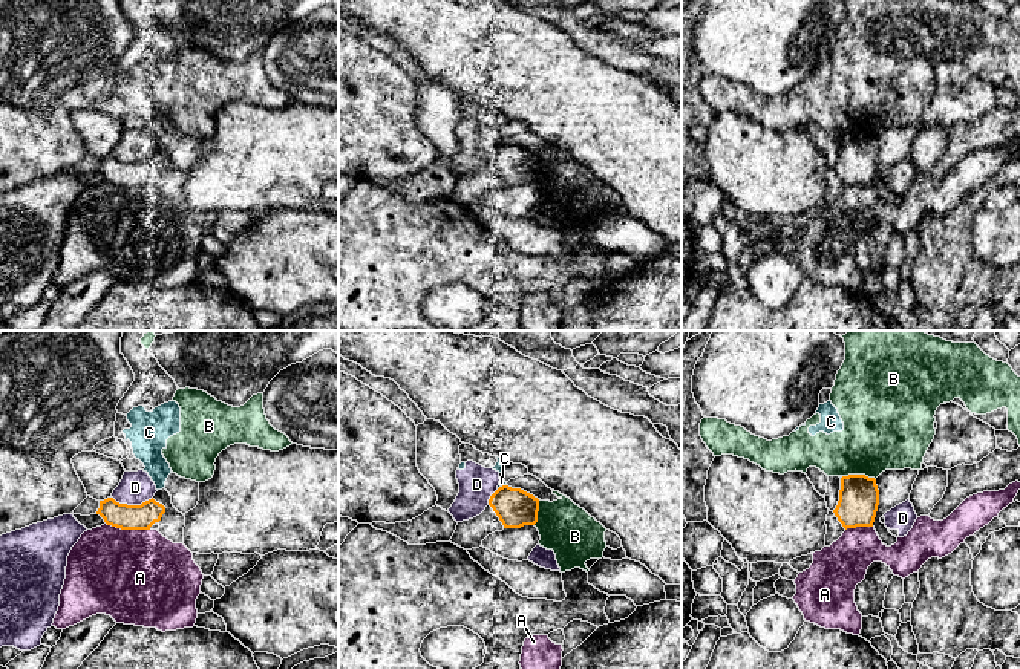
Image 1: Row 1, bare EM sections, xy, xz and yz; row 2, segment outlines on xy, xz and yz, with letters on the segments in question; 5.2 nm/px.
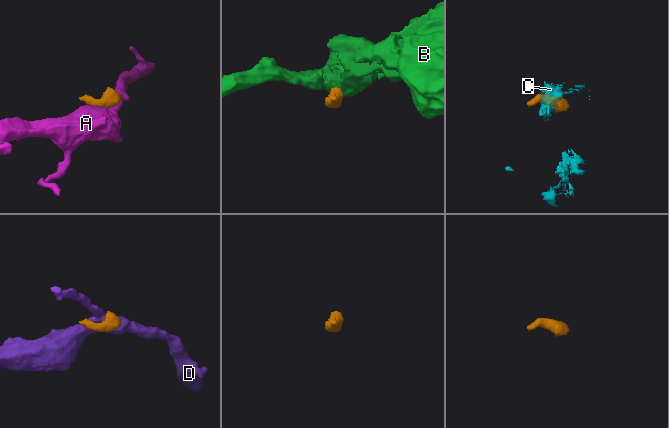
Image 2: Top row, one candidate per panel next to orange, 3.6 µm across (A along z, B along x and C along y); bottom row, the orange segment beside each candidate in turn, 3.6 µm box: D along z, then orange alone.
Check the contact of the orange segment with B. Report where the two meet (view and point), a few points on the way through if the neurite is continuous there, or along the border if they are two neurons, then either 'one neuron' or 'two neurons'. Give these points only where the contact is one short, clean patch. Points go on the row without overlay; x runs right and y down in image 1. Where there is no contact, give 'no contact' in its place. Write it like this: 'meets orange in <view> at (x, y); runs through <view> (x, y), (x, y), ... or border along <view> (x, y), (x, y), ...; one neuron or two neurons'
meets orange in yz at (859, 132); border along yz (843, 132), (867, 132), (875, 137); two neurons

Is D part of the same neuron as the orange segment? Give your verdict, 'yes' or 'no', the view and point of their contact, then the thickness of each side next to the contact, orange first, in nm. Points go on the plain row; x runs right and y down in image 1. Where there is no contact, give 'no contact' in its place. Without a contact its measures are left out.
no | xy (132, 163) | 130/170 nm

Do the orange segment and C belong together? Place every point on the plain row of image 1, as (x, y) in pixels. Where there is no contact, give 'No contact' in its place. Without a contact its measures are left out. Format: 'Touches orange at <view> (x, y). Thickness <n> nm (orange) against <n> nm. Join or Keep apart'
Touches orange at xz (503, 143). Thickness 200 nm (orange) against 30 nm. Keep apart

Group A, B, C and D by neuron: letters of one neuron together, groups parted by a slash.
A / B C / D

